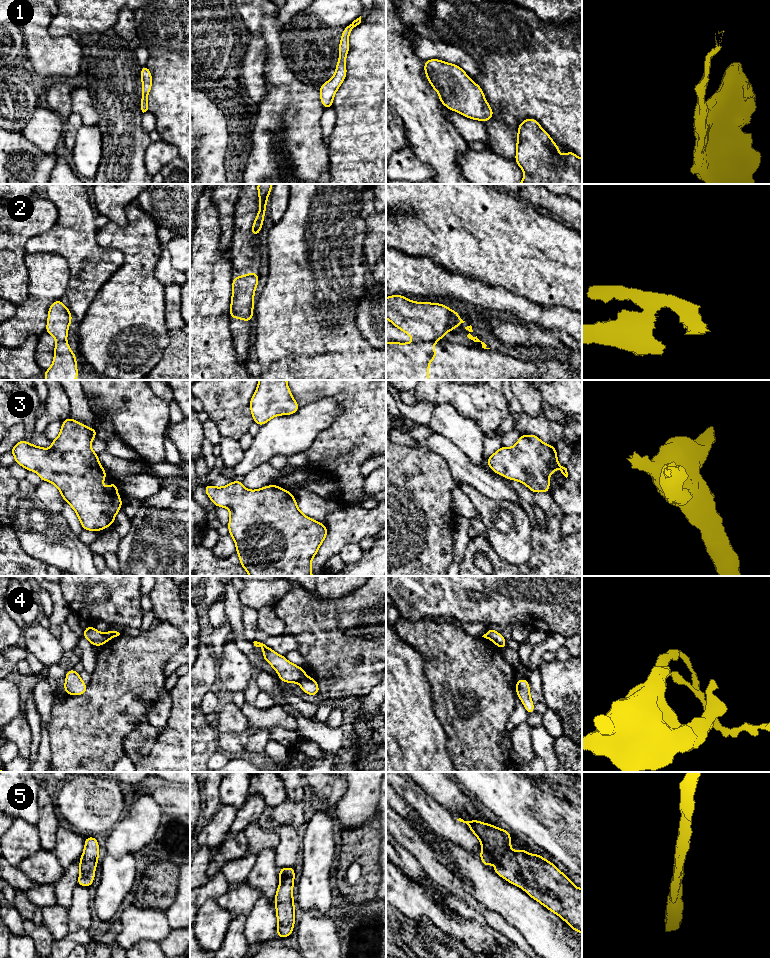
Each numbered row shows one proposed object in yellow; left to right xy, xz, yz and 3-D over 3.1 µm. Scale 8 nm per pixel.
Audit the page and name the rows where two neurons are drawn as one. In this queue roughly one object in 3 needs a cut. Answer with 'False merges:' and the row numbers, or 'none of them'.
False merges: 2, 4

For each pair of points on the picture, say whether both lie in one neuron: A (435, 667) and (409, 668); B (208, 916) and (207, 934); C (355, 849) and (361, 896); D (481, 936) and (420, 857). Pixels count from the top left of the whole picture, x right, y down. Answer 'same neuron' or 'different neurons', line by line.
A: different neurons
B: same neuron
C: same neuron
D: different neurons

